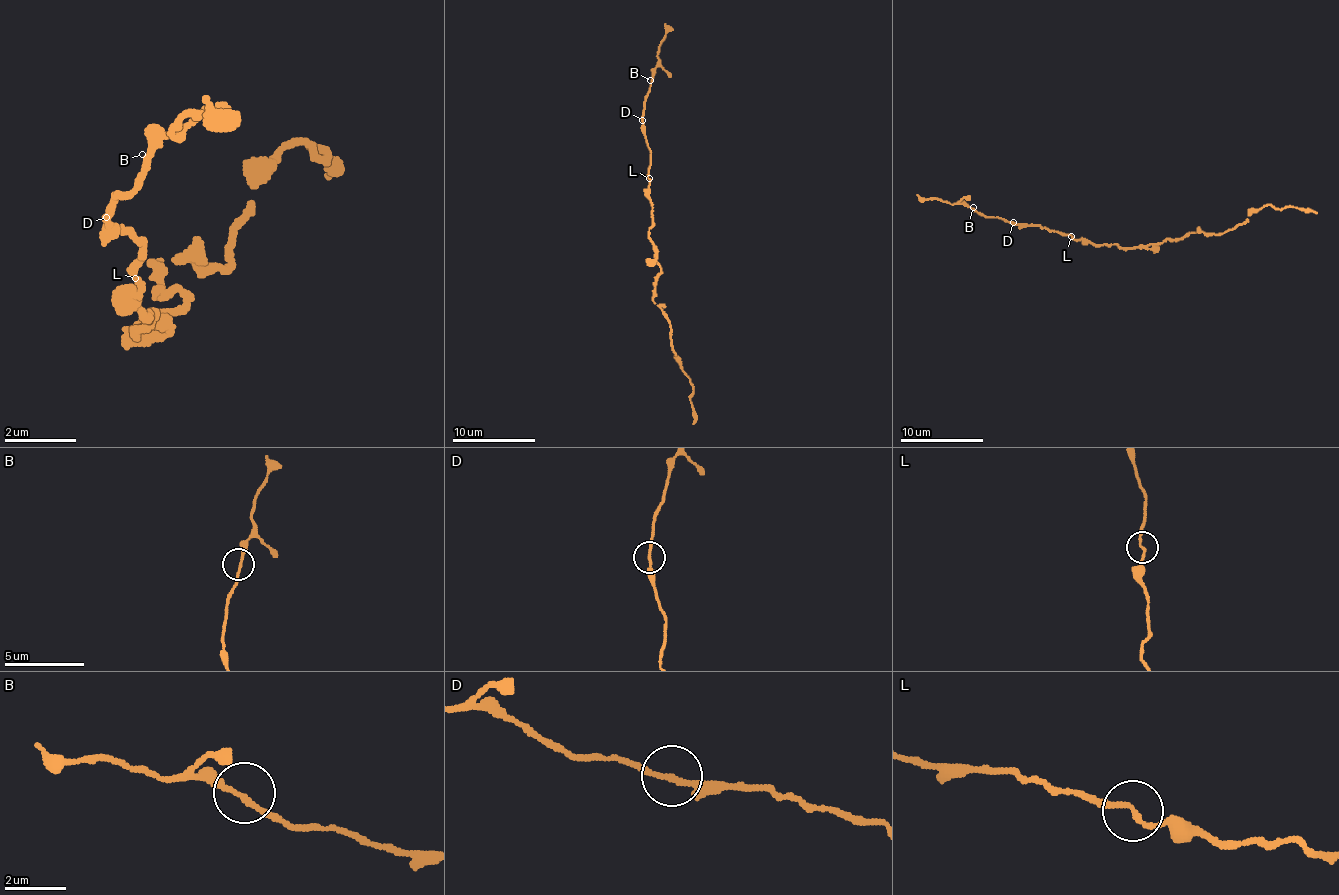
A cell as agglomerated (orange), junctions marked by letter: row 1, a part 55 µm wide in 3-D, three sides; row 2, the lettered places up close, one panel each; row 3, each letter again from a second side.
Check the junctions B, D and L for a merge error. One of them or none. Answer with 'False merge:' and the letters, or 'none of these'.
False merge: none of these

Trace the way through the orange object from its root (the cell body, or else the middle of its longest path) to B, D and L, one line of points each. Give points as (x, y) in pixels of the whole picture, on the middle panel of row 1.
B: (648, 228), (652, 224), (652, 203), (648, 194), (650, 149), (644, 134), (642, 109), (650, 80)
D: (648, 228), (652, 224), (652, 203), (648, 194), (650, 149), (642, 120)
L: (648, 228), (652, 224), (648, 178)

